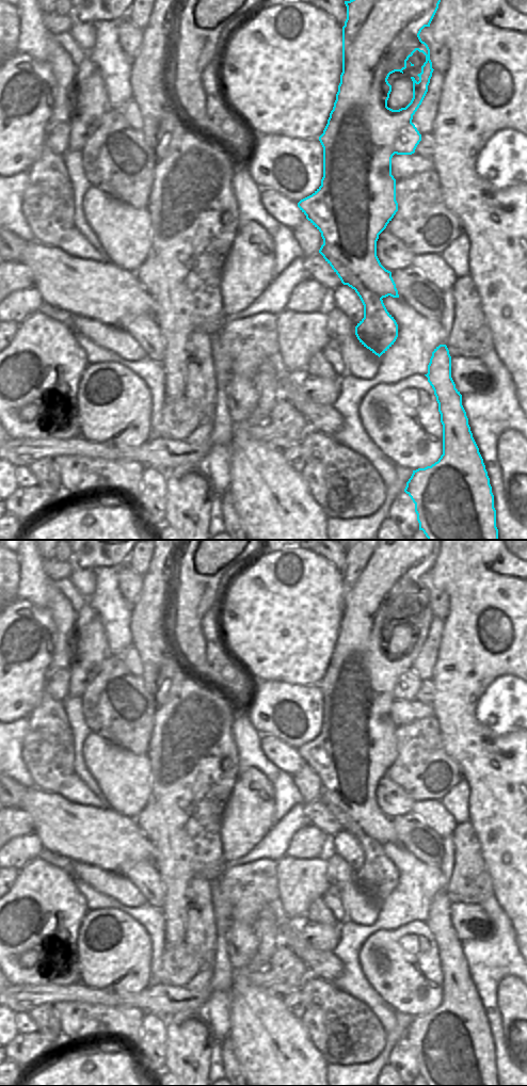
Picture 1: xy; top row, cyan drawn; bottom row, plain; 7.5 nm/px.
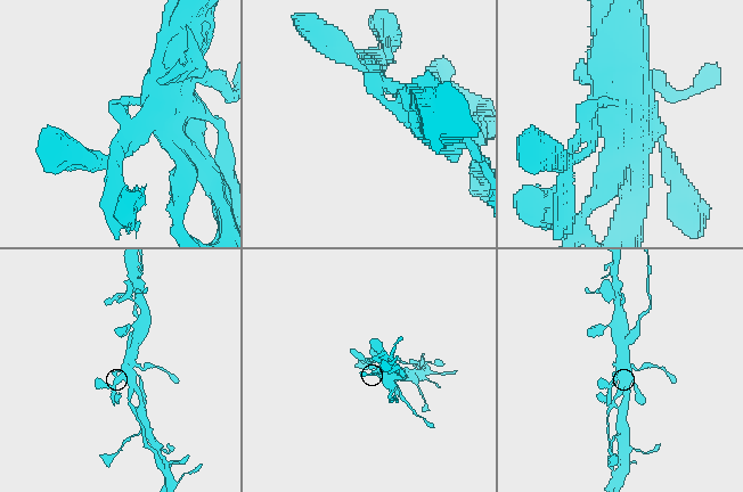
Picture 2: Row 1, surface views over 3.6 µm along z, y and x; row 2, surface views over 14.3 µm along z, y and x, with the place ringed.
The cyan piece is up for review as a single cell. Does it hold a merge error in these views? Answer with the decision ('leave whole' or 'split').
split

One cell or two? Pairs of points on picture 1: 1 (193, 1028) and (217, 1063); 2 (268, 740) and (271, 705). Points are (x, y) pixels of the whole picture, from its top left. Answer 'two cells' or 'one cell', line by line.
1: two cells
2: two cells

